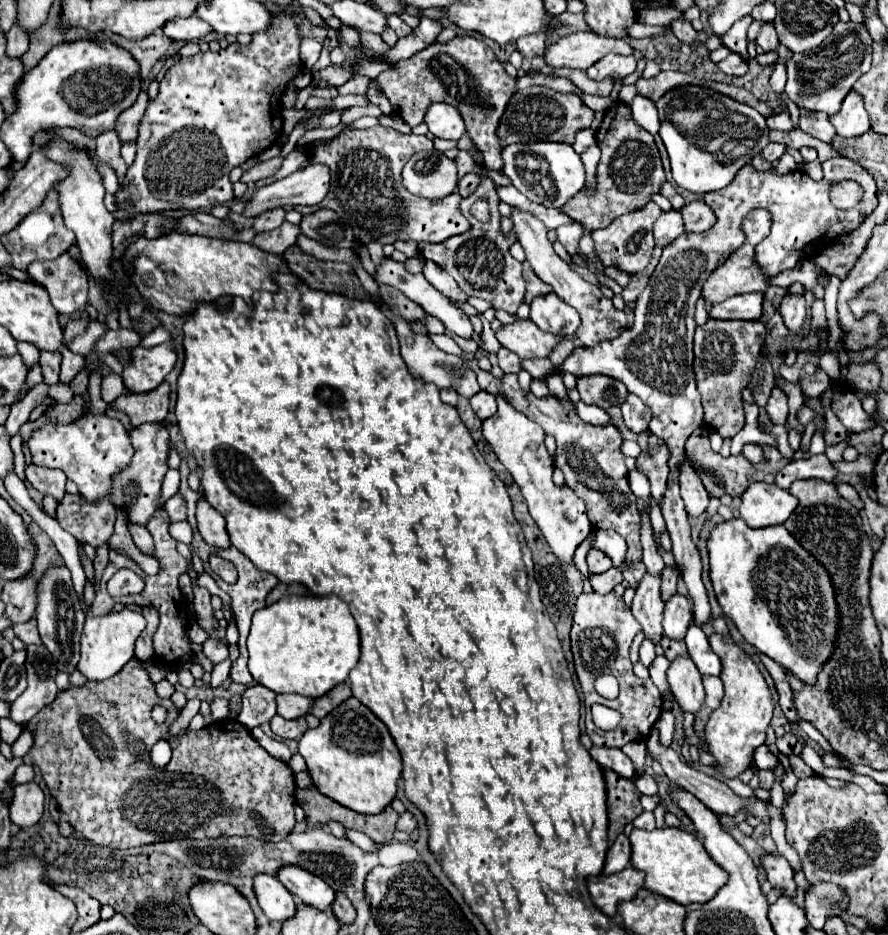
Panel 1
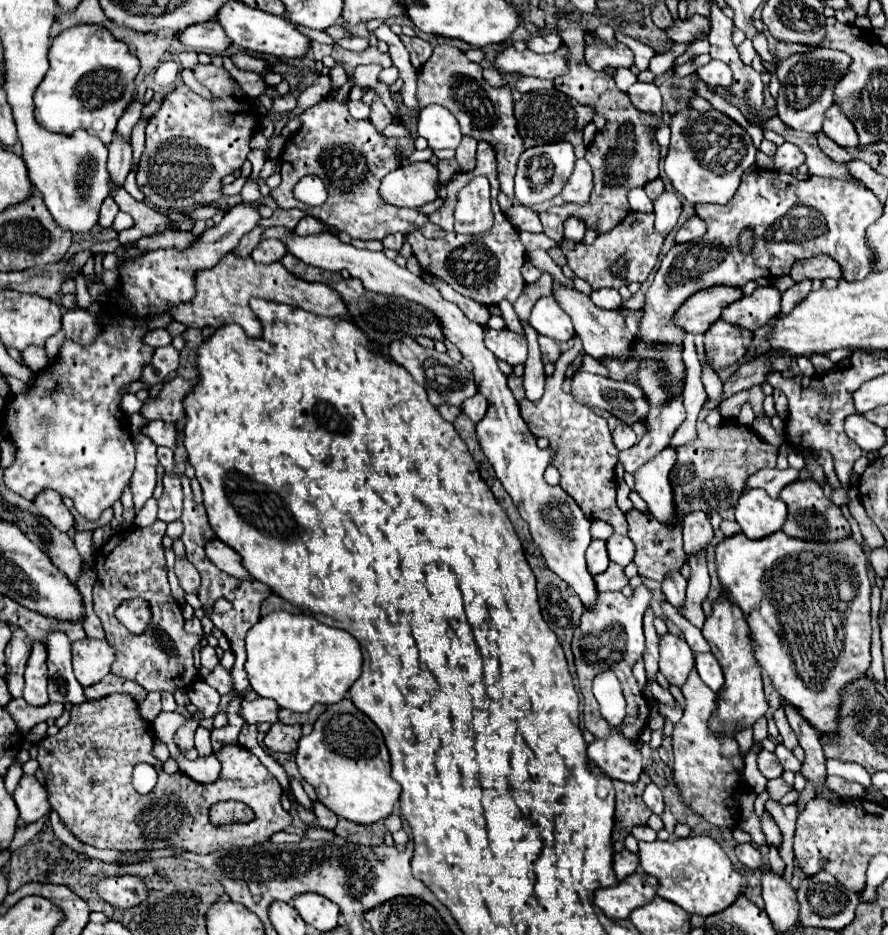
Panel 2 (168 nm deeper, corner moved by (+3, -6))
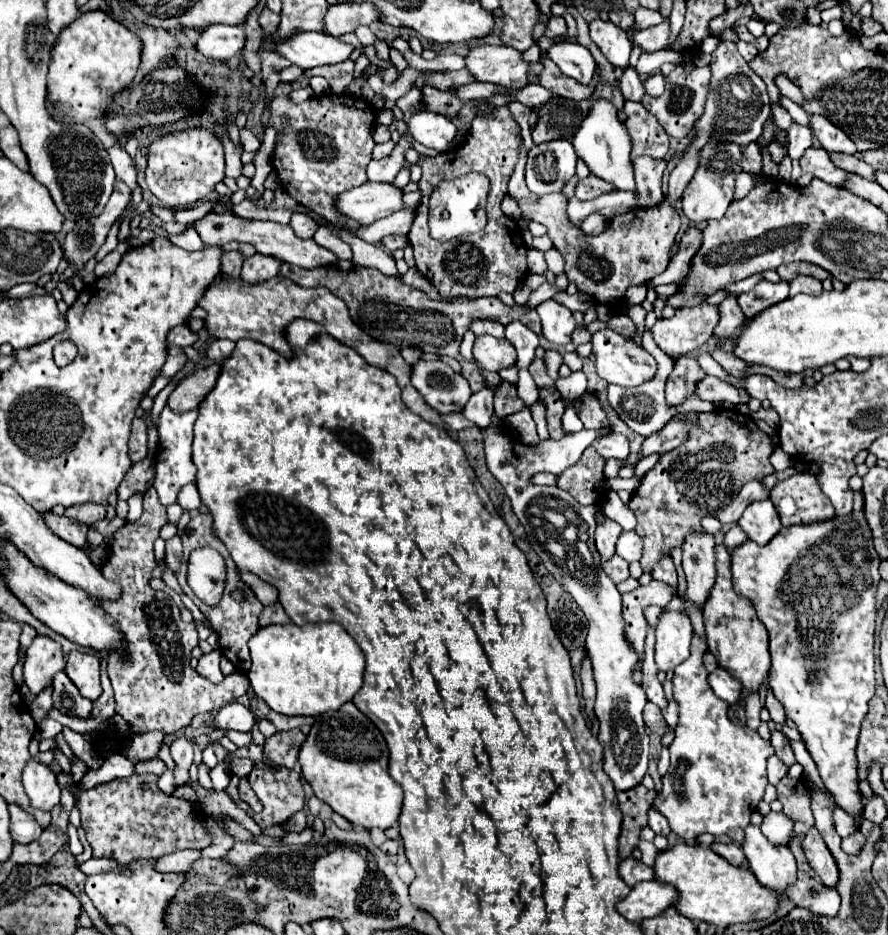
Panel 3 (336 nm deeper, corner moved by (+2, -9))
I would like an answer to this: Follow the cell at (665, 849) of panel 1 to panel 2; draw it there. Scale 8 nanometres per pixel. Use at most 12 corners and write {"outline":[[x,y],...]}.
{"outline":[[710,836],[638,842],[658,896],[716,914],[746,888]]}

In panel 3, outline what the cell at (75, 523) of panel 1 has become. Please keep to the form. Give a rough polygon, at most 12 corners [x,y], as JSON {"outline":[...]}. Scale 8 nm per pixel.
{"outline":[[83,503],[65,509],[65,515],[85,525],[105,517],[105,507]]}

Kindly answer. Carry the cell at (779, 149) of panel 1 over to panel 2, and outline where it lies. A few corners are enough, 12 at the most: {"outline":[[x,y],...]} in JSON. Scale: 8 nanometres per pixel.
{"outline":[[790,142],[778,146],[776,170],[792,172],[804,154]]}

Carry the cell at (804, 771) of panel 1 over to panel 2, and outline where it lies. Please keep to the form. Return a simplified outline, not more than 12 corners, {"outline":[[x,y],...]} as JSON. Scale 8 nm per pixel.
{"outline":[[782,744],[776,746],[784,770],[798,772],[802,764]]}

